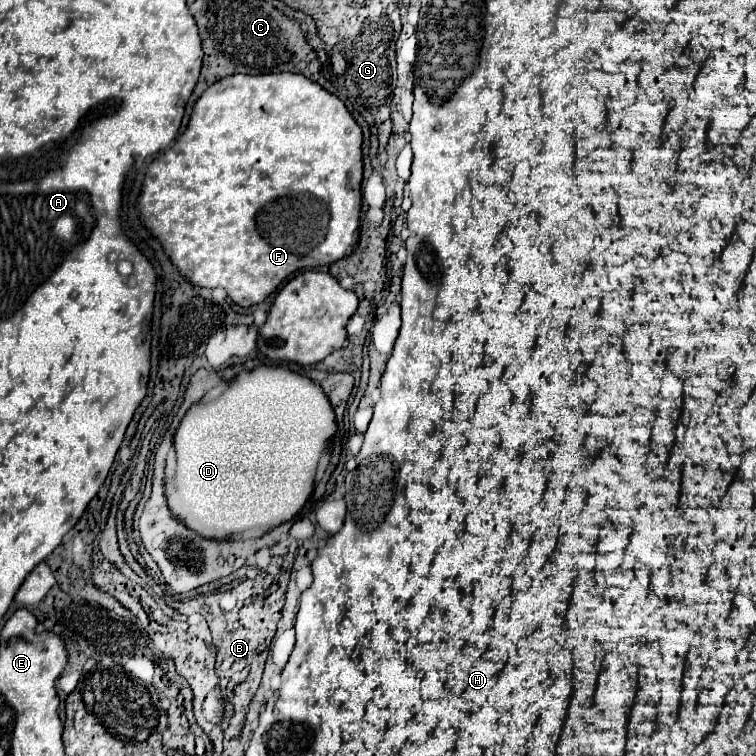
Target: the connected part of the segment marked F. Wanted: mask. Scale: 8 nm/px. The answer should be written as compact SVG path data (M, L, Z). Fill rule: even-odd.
M233 74L211 84L201 98L195 102L187 130L163 150L145 172L141 196L137 198L137 210L141 224L161 242L165 254L179 270L179 274L199 288L225 288L229 298L237 306L255 306L261 304L277 286L287 280L291 274L303 268L317 268L325 264L333 264L345 256L349 256L359 240L359 214L361 214L361 176L363 176L363 160L361 160L361 128L347 112L345 104L323 90L319 84L311 82L301 74L259 74L245 76Z

